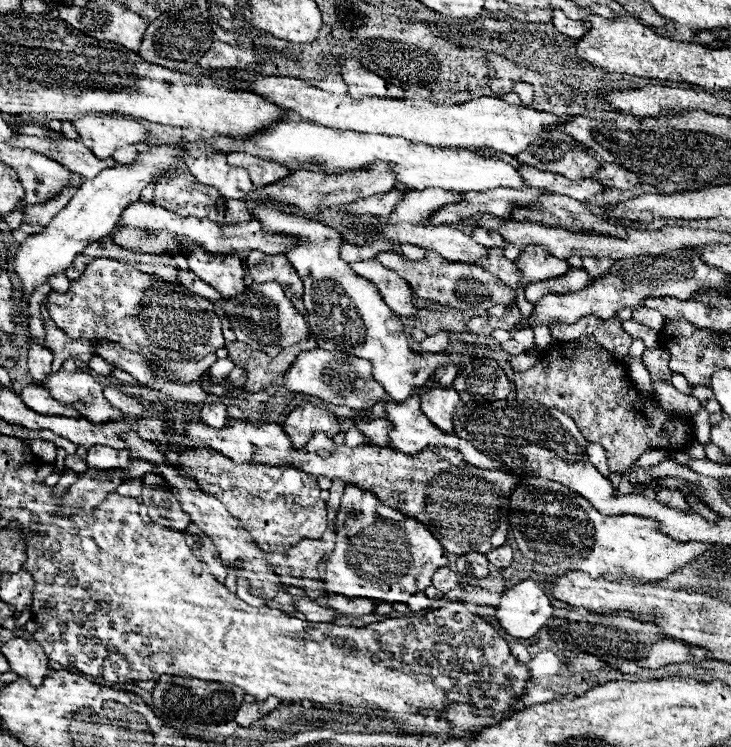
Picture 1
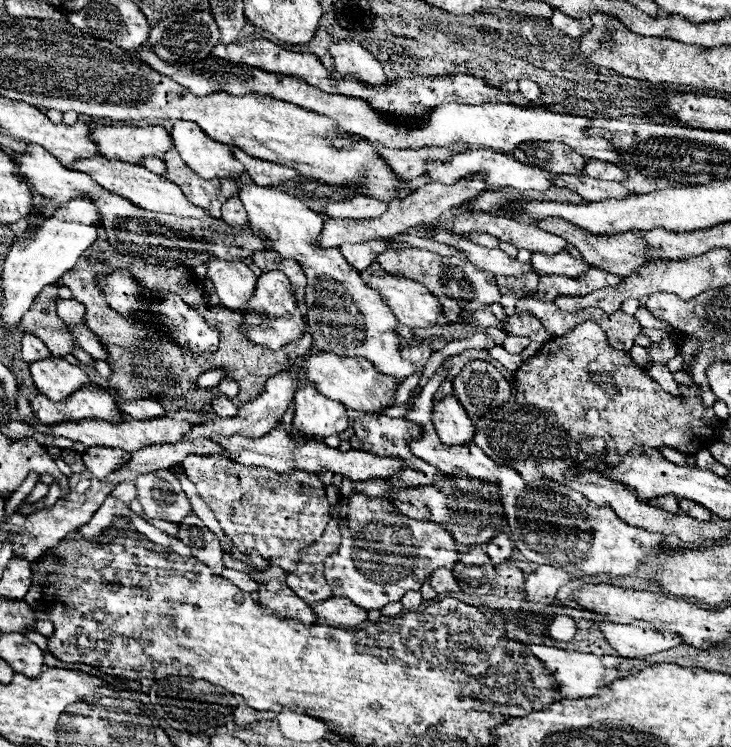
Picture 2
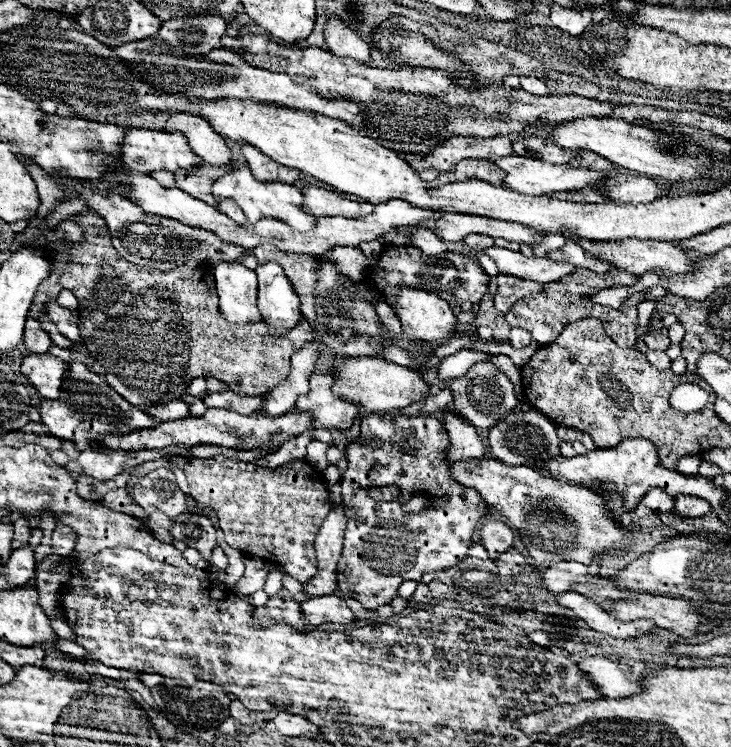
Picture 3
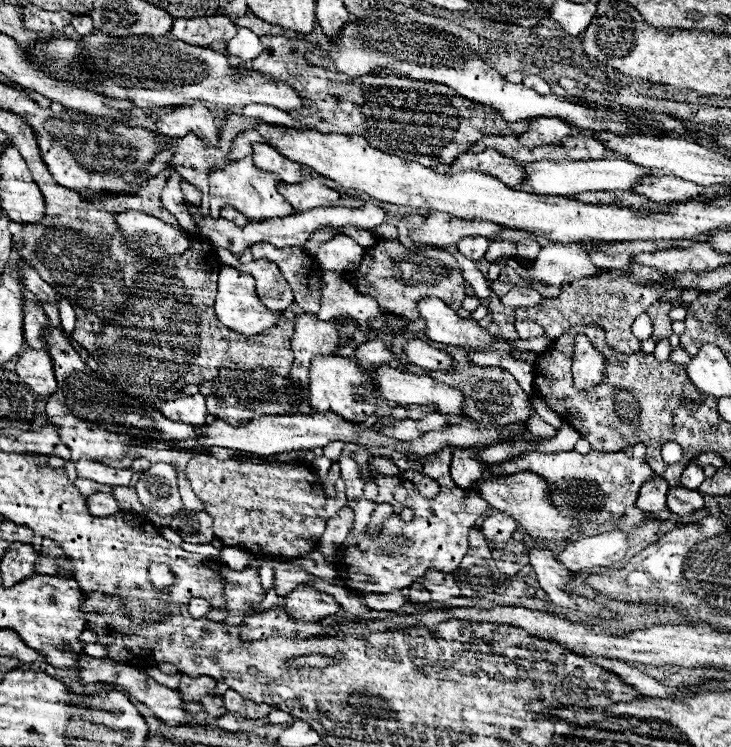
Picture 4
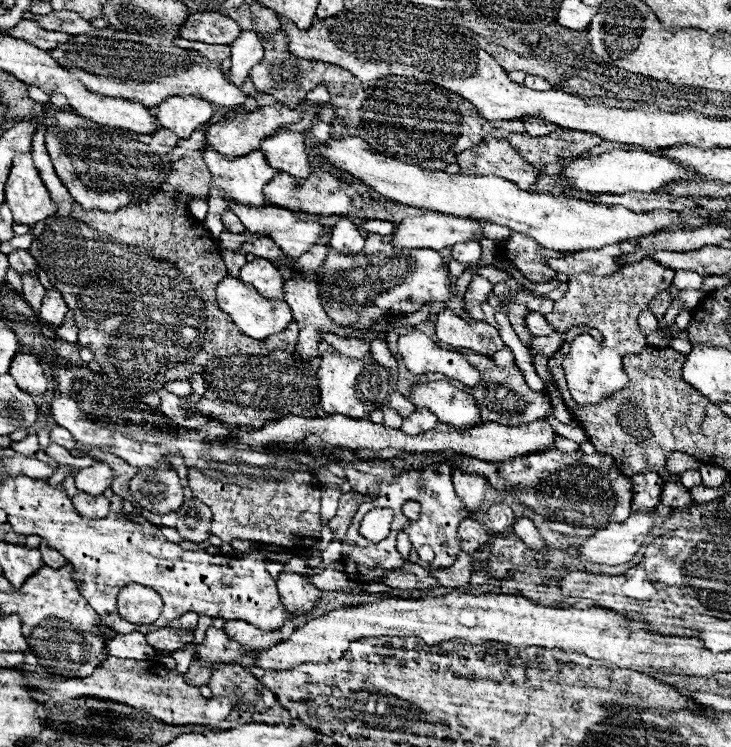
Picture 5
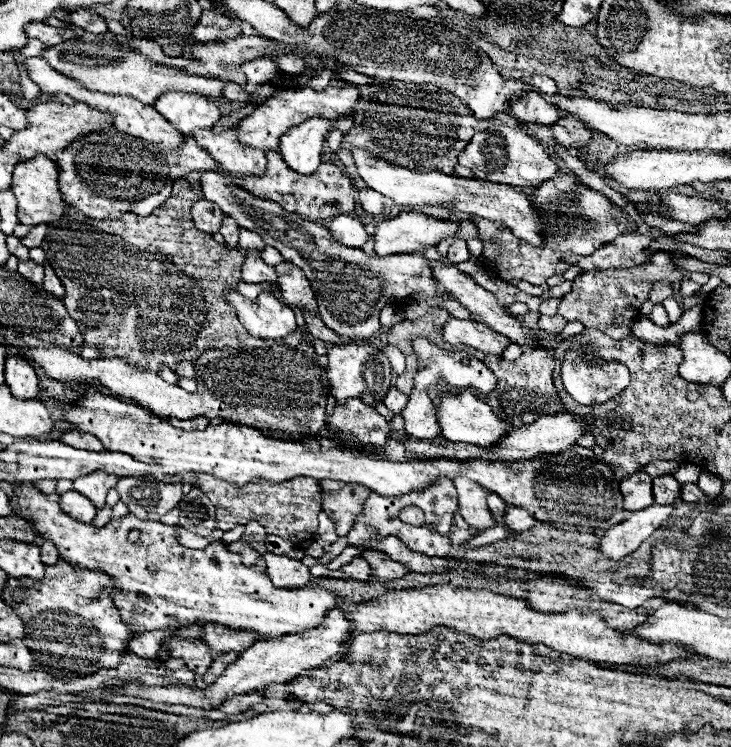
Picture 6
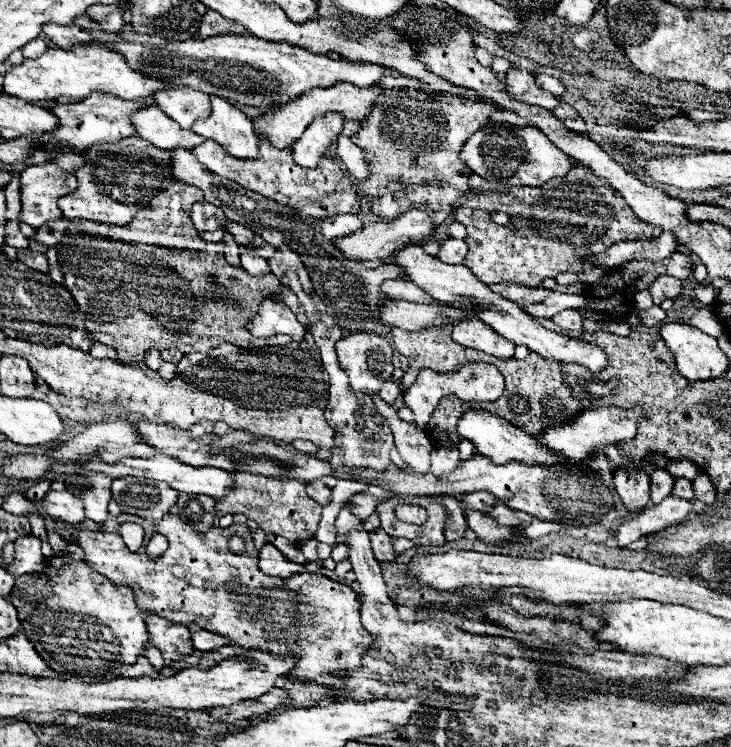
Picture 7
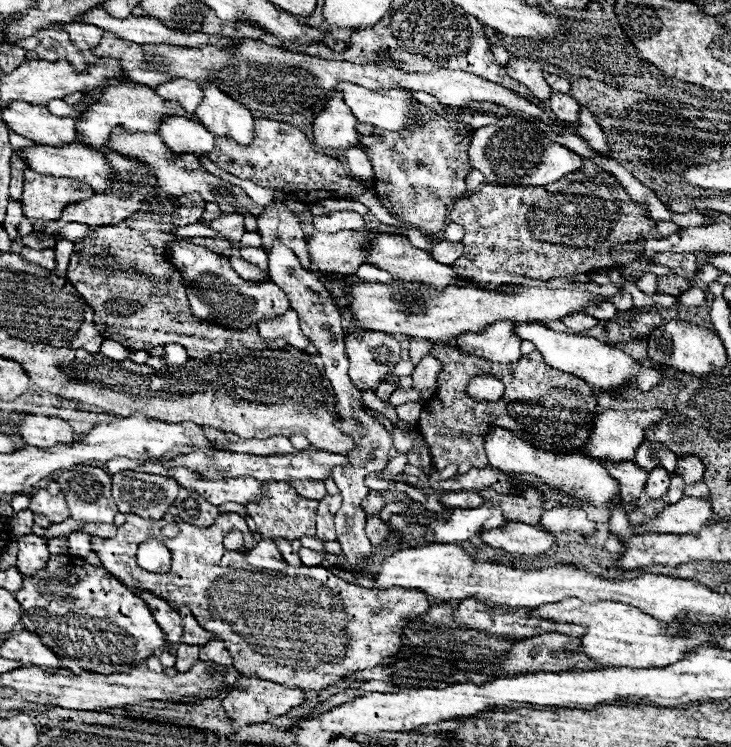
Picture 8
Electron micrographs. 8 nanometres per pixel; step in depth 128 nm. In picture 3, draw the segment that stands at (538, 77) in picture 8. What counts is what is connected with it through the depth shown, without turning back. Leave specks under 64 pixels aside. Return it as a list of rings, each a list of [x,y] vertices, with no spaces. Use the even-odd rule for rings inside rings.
[[[526,136],[520,138],[512,144],[514,154],[518,156],[526,156],[526,158],[538,158],[550,164],[558,164],[564,166],[568,162],[572,162],[578,156],[578,150],[562,150],[560,146],[550,144],[544,138],[534,138],[534,136]]]

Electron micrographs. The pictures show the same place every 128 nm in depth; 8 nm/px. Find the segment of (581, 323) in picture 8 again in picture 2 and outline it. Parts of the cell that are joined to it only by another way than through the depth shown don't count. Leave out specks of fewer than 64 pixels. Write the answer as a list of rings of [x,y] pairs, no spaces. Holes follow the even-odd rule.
[[[508,336],[502,346],[504,346],[510,354],[520,354],[528,344],[530,344],[530,338],[524,338],[524,336]]]

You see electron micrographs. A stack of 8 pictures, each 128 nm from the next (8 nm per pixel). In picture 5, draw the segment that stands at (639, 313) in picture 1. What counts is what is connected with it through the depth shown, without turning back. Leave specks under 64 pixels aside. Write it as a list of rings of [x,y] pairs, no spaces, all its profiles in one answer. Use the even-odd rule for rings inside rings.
[[[644,310],[642,314],[640,314],[640,318],[638,318],[638,326],[640,326],[640,330],[642,330],[642,334],[652,334],[656,328],[658,328],[658,320],[654,318],[654,314],[650,314],[648,310]]]

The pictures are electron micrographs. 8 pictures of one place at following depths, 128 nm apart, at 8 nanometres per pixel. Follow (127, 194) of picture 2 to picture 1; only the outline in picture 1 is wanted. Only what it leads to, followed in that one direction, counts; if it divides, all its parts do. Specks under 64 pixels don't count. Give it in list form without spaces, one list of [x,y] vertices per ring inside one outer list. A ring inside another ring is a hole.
[[[12,130],[14,138],[8,142],[14,148],[28,148],[38,154],[46,154],[48,158],[60,162],[64,168],[84,176],[84,178],[94,178],[98,176],[106,166],[114,166],[116,162],[112,158],[108,160],[98,160],[94,154],[80,142],[80,140],[68,140],[68,138],[38,138],[38,136],[28,136],[20,134],[18,130]]]

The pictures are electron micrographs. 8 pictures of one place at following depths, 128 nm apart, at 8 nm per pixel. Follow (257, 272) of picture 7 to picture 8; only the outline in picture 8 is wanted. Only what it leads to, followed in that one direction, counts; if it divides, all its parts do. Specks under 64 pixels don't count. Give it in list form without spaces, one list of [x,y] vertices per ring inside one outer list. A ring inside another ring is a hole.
[[[240,248],[240,254],[242,254],[242,258],[246,262],[254,264],[256,268],[260,268],[264,272],[268,270],[268,256],[266,256],[266,252],[262,248]]]

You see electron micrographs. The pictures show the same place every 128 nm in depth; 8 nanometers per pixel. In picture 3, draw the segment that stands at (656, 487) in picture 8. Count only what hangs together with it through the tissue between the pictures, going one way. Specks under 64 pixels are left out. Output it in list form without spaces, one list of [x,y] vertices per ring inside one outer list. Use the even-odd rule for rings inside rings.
[[[674,498],[676,502],[676,512],[688,518],[698,518],[710,514],[710,504],[702,502],[702,498]]]

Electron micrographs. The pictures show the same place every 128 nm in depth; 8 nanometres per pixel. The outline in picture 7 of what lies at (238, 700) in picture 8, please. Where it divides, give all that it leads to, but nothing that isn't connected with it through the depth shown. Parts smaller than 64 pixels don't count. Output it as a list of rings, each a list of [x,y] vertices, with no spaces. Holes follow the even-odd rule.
[[[272,688],[270,692],[266,692],[264,696],[260,696],[256,700],[242,700],[234,706],[228,706],[228,708],[214,708],[214,710],[210,710],[210,714],[222,722],[234,724],[238,720],[250,720],[250,718],[264,716],[286,702],[288,702],[286,692],[280,688]]]

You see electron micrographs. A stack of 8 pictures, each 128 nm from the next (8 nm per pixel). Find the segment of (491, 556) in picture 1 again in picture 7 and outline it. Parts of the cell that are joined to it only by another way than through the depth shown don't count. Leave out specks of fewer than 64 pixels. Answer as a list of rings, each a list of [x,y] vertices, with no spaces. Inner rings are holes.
[[[474,492],[462,498],[462,506],[470,506],[474,510],[490,510],[490,506],[496,506],[496,498],[490,492]]]

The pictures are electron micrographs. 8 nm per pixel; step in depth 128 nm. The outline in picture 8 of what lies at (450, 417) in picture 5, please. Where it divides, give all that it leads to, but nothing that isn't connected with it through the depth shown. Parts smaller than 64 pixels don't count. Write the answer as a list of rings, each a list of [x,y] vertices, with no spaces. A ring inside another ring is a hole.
[[[492,426],[486,432],[484,448],[486,448],[486,456],[488,456],[488,462],[492,468],[514,472],[514,474],[524,474],[524,476],[536,476],[536,478],[542,478],[544,482],[548,482],[556,488],[562,488],[566,492],[572,492],[578,496],[584,494],[588,498],[586,502],[590,506],[602,506],[618,494],[618,482],[614,482],[614,478],[610,478],[610,474],[606,472],[604,464],[594,458],[586,458],[582,454],[544,452],[544,450],[532,446],[530,442],[518,438],[514,432],[500,428],[500,426]]]

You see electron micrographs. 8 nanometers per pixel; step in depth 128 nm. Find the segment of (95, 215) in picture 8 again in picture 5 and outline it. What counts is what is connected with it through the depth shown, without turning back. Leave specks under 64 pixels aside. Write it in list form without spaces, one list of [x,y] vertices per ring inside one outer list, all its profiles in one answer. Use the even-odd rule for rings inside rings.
[[[44,106],[46,116],[56,120],[56,128],[46,132],[46,148],[54,170],[72,198],[86,210],[116,212],[122,206],[138,204],[160,190],[164,176],[172,170],[166,154],[176,148],[178,138],[170,130],[156,130],[152,134],[134,134],[110,126],[96,126],[70,110],[54,110]],[[322,170],[312,172],[306,180],[288,176],[284,172],[276,172],[274,180],[270,180],[266,184],[266,196],[270,198],[270,202],[274,202],[280,208],[288,208],[292,212],[318,214],[318,216],[332,216],[332,214],[350,216],[356,210],[360,210],[362,204],[364,204],[354,186],[350,186],[350,184],[346,184],[346,182],[338,180],[336,176],[332,176],[328,172],[322,172]]]

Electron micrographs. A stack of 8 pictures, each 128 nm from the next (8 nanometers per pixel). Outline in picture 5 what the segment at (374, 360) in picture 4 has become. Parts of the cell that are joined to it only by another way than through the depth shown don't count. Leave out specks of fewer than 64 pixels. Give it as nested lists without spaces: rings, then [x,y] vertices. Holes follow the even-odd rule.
[[[324,334],[322,336],[328,344],[332,344],[338,352],[350,356],[350,358],[364,358],[370,356],[370,342],[356,340],[356,338],[338,338],[334,334]]]

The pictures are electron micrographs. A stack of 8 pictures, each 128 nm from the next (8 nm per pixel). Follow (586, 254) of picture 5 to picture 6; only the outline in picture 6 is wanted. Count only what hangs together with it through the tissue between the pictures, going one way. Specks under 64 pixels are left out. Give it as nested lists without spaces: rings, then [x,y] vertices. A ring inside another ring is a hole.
[[[620,234],[610,244],[598,248],[590,256],[566,256],[562,262],[570,266],[578,266],[584,272],[588,270],[612,270],[612,268],[632,268],[642,262],[648,262],[650,254],[646,254],[652,238],[644,234]]]

